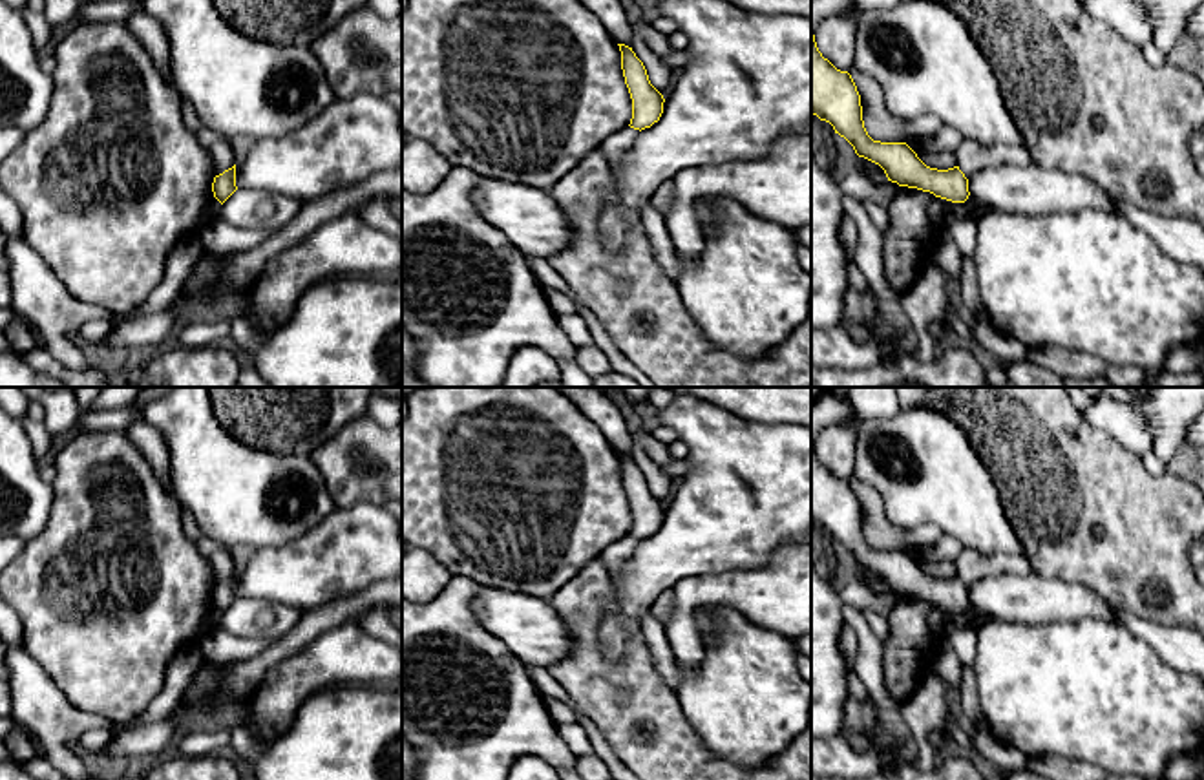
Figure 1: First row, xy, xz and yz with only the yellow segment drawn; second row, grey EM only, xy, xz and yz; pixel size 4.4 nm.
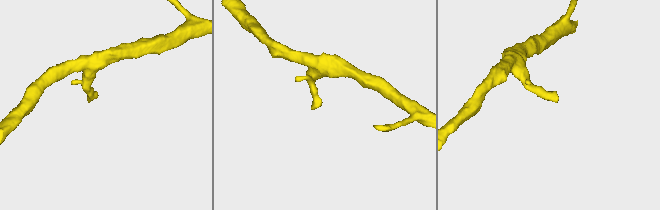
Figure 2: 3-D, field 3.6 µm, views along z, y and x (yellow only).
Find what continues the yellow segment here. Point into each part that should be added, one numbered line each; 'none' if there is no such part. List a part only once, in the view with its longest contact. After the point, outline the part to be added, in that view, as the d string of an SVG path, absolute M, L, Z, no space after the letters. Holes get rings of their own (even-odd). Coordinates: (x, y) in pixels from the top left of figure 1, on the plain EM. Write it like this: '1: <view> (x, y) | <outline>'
none

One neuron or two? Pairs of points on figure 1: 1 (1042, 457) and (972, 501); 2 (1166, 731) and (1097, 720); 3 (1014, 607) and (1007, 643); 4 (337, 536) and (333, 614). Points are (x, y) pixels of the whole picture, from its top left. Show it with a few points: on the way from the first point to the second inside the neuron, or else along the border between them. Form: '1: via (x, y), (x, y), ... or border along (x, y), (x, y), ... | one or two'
1: border along (974, 450), (992, 479), (1002, 510), (1013, 527) | two
2: via (1150, 720), (1113, 720) | one
3: border along (996, 620), (1025, 625), (1055, 623) | two
4: border along (373, 583), (302, 612) | two

